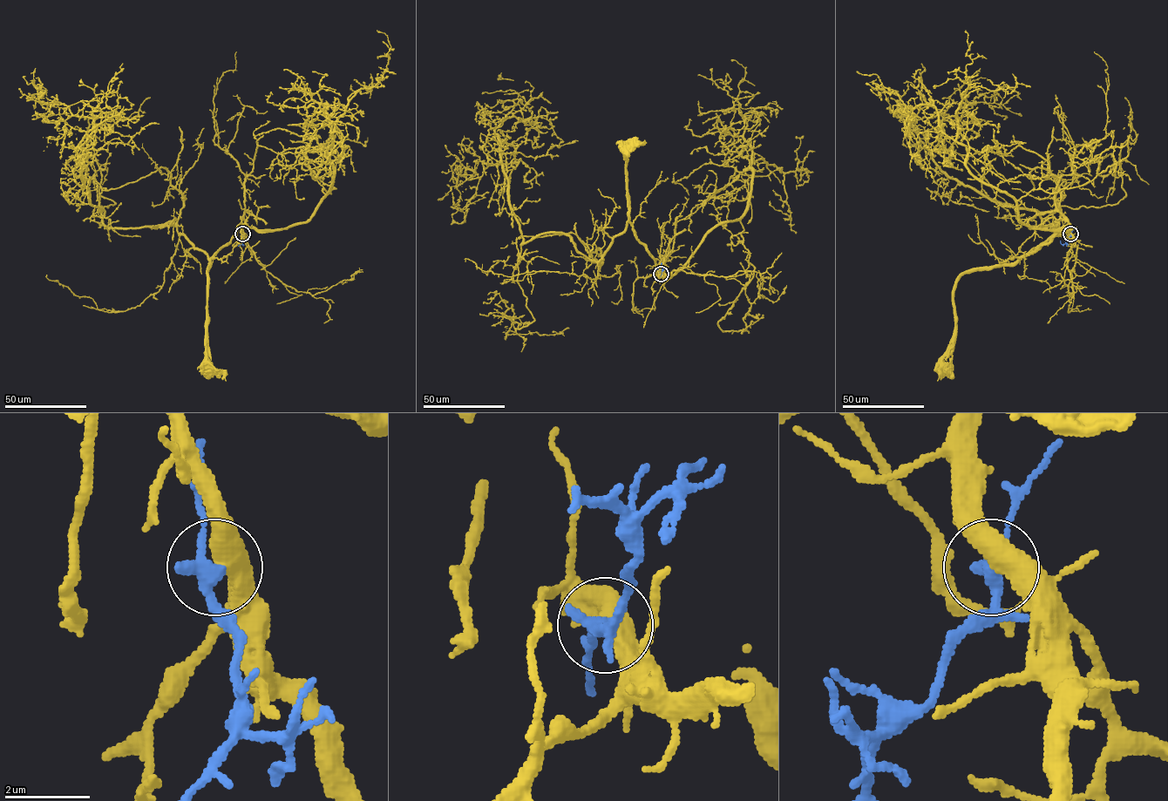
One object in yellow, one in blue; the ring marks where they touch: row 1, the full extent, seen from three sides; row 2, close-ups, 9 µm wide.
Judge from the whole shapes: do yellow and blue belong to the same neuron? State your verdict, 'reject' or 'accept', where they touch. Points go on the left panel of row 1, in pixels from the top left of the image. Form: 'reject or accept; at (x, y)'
reject; at (242, 234)

